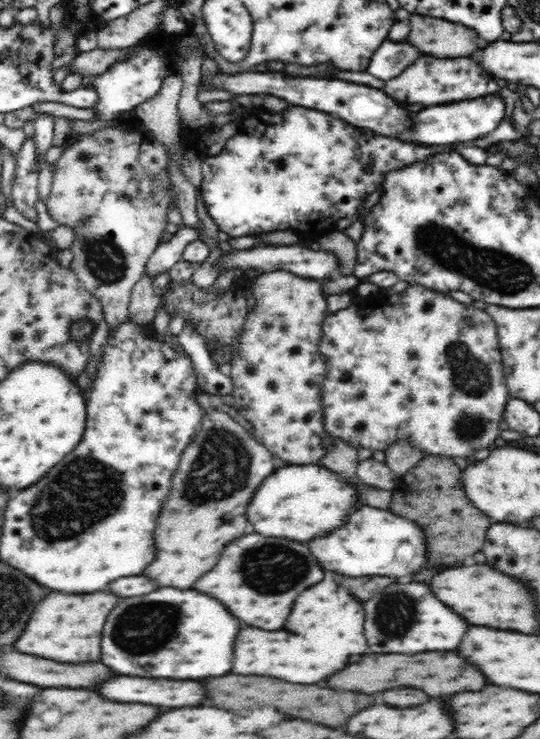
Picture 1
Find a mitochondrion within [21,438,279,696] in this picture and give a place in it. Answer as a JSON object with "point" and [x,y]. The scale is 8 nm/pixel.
{"point":[94,491]}

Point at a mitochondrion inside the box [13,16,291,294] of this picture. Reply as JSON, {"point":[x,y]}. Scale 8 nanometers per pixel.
{"point":[105,260]}

